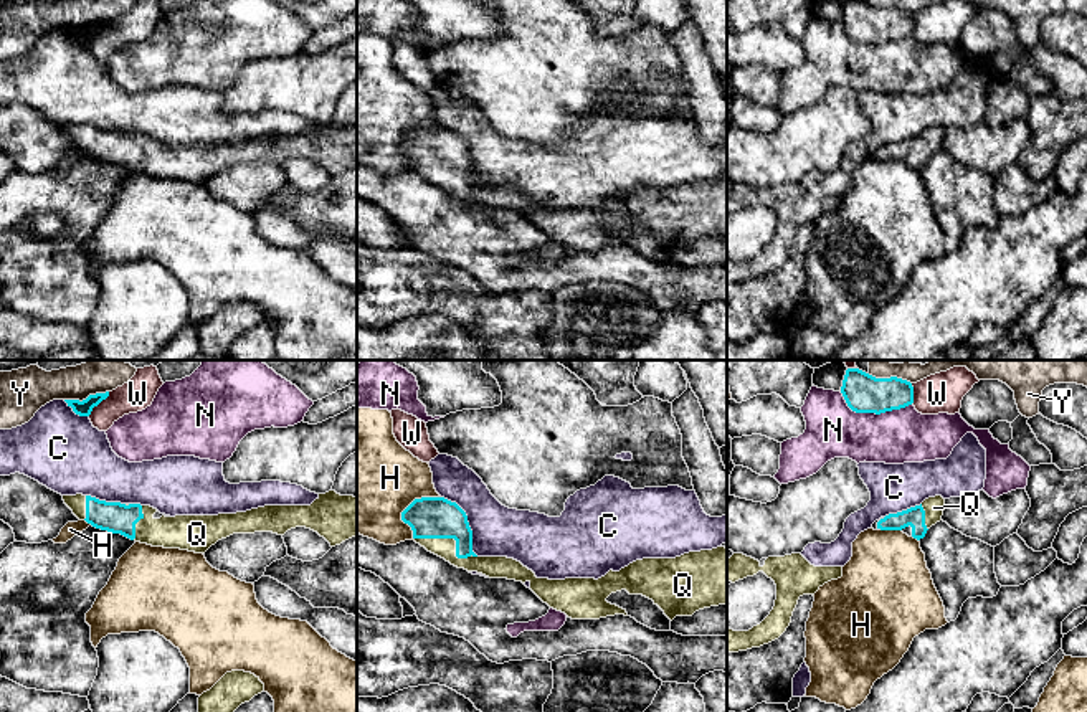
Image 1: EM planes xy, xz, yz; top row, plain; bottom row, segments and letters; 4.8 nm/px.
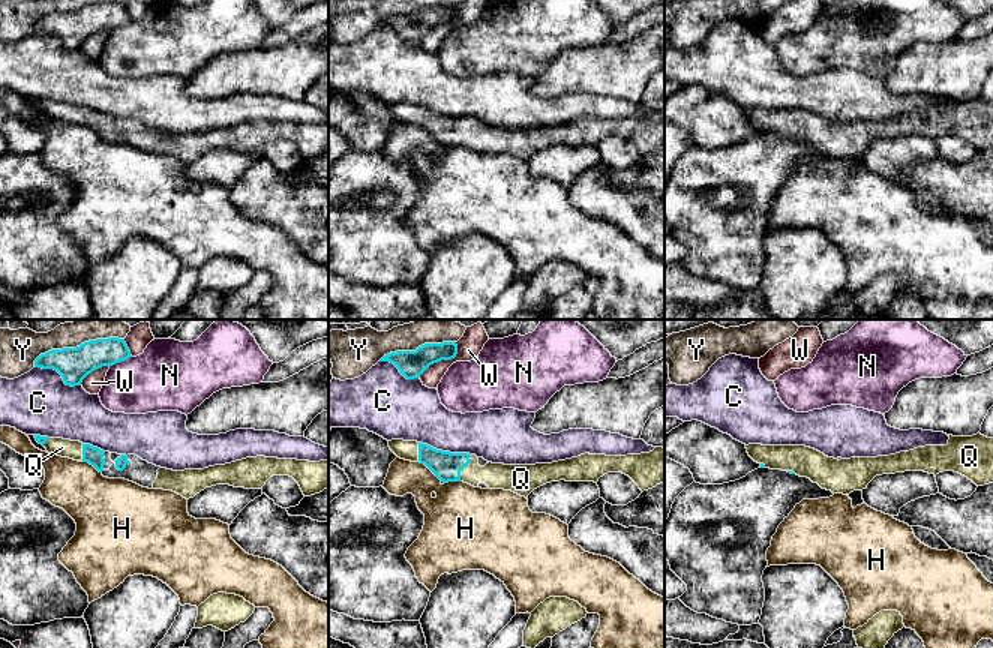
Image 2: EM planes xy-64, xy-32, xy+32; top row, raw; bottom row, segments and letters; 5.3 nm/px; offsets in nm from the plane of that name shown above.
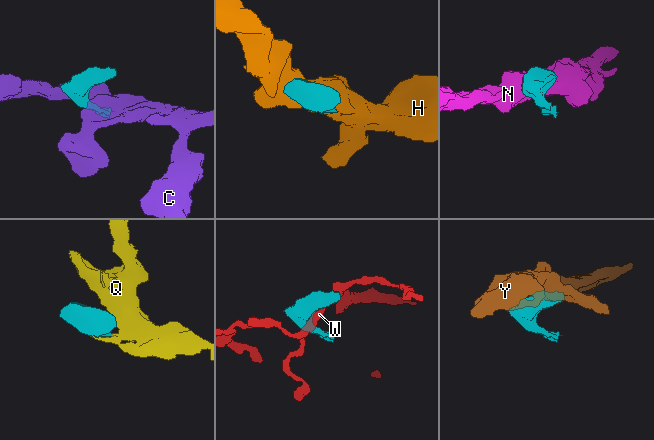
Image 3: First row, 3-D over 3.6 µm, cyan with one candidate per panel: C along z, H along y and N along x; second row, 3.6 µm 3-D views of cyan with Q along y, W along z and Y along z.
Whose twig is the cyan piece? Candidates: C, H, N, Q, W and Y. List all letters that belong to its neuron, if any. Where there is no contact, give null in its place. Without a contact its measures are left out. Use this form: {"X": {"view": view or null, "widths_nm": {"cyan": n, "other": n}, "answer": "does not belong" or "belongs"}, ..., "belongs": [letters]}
{"C": {"view": "xz", "widths_nm": {"cyan": 200, "other": 260}, "answer": "does not belong"}, "H": {"view": "xz", "widths_nm": {"cyan": 200, "other": 480}, "answer": "does not belong"}, "N": {"view": "yz", "widths_nm": {"cyan": 190, "other": 280}, "answer": "does not belong"}, "Q": {"view": "xz", "widths_nm": {"cyan": 200, "other": 110}, "answer": "belongs"}, "W": {"view": "xy", "widths_nm": {"cyan": 80, "other": 160}, "answer": "does not belong"}, "Y": {"view": "xy", "widths_nm": {"cyan": 80, "other": 190}, "answer": "does not belong"}, "belongs": ["Q"]}

